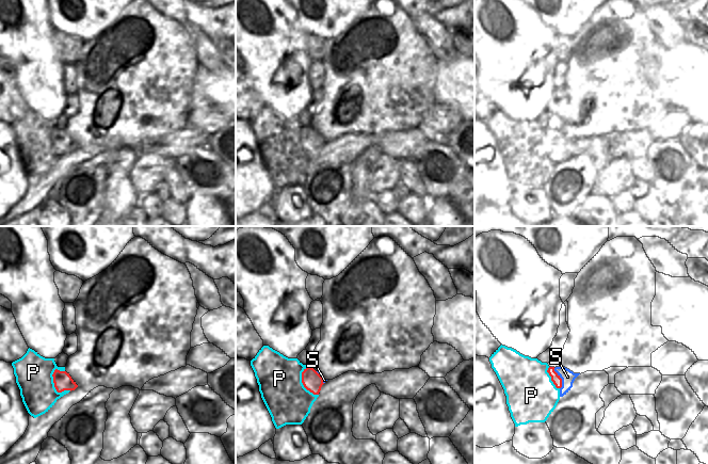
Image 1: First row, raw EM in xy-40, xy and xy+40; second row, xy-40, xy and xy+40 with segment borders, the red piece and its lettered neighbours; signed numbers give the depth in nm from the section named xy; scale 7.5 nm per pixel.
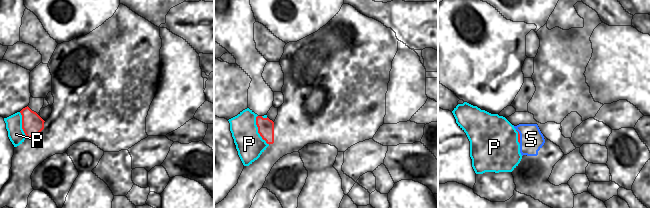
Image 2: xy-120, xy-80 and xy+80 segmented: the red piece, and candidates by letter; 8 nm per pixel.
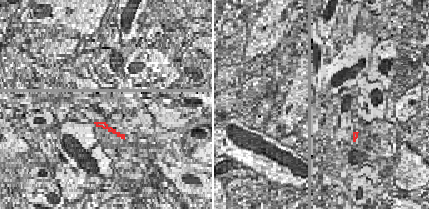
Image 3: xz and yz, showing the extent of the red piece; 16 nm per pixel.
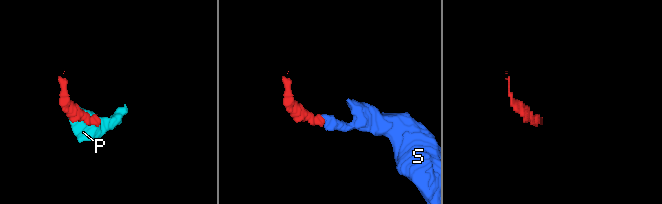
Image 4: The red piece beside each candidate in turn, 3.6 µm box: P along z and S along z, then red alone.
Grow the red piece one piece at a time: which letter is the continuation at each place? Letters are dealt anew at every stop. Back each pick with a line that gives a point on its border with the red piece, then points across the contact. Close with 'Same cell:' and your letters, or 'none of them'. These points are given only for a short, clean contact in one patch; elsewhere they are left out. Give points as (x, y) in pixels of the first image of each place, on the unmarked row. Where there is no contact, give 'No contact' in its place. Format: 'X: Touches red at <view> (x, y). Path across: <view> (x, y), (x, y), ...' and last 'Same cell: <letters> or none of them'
S: Touches red at xy+40 (561, 140). Path across: xy+40 (556, 140), (561, 140), (567, 138)
Same cell: S

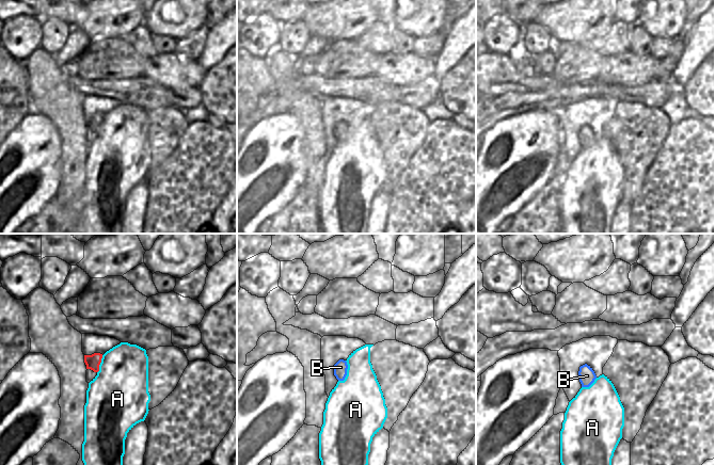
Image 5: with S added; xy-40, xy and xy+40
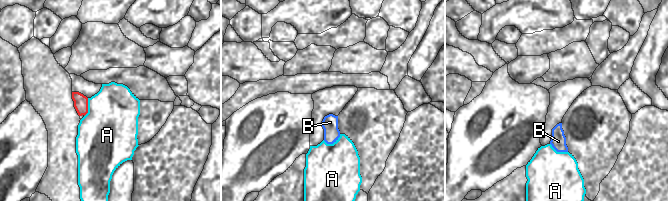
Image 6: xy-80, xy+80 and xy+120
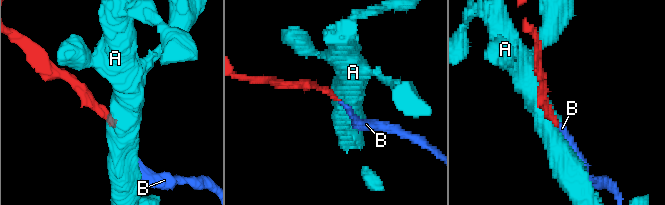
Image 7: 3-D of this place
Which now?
B: No contact
Same cell: B

